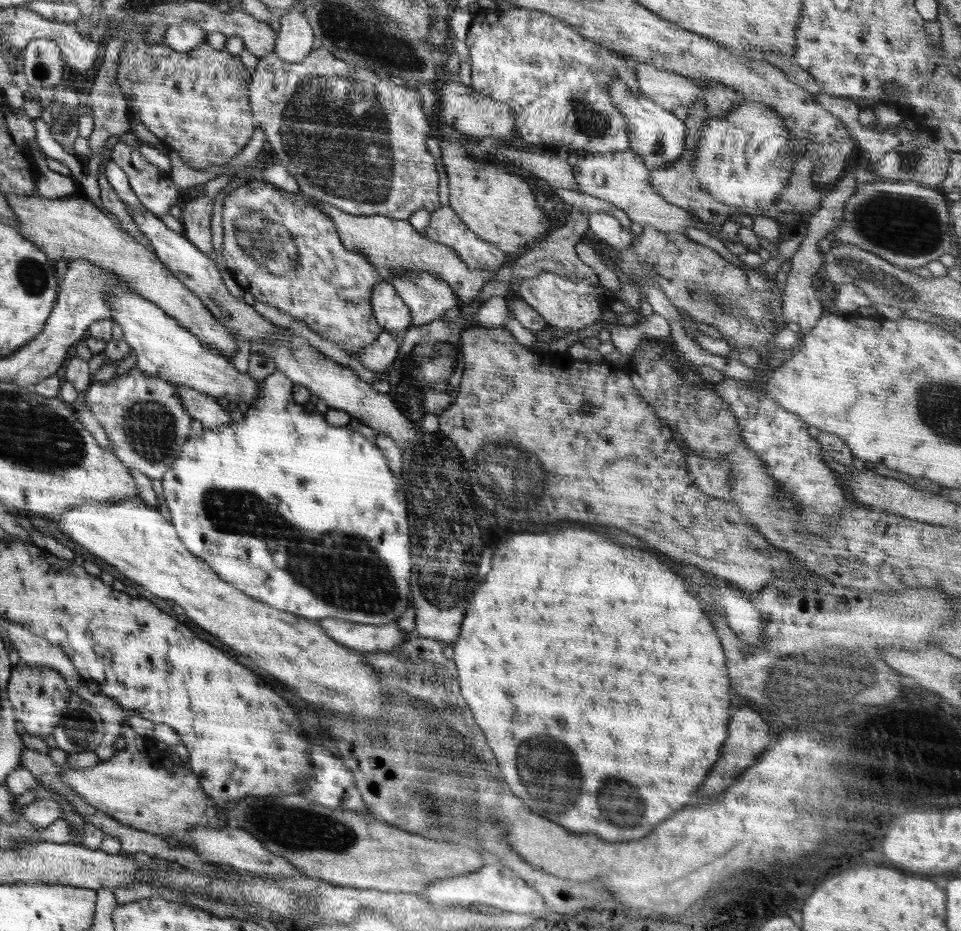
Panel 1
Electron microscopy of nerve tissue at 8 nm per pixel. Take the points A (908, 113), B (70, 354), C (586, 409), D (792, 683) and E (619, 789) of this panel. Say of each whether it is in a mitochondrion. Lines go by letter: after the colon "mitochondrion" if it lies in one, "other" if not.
A: other
B: other
C: other
D: mitochondrion
E: mitochondrion

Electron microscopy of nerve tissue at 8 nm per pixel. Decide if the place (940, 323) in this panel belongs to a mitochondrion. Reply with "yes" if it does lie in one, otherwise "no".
no

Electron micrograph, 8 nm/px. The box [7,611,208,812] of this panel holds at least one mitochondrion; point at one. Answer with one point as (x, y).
(79, 732)

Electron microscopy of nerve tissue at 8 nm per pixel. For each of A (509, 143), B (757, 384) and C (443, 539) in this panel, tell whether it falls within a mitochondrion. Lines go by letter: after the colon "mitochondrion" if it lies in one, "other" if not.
A: other
B: other
C: mitochondrion

